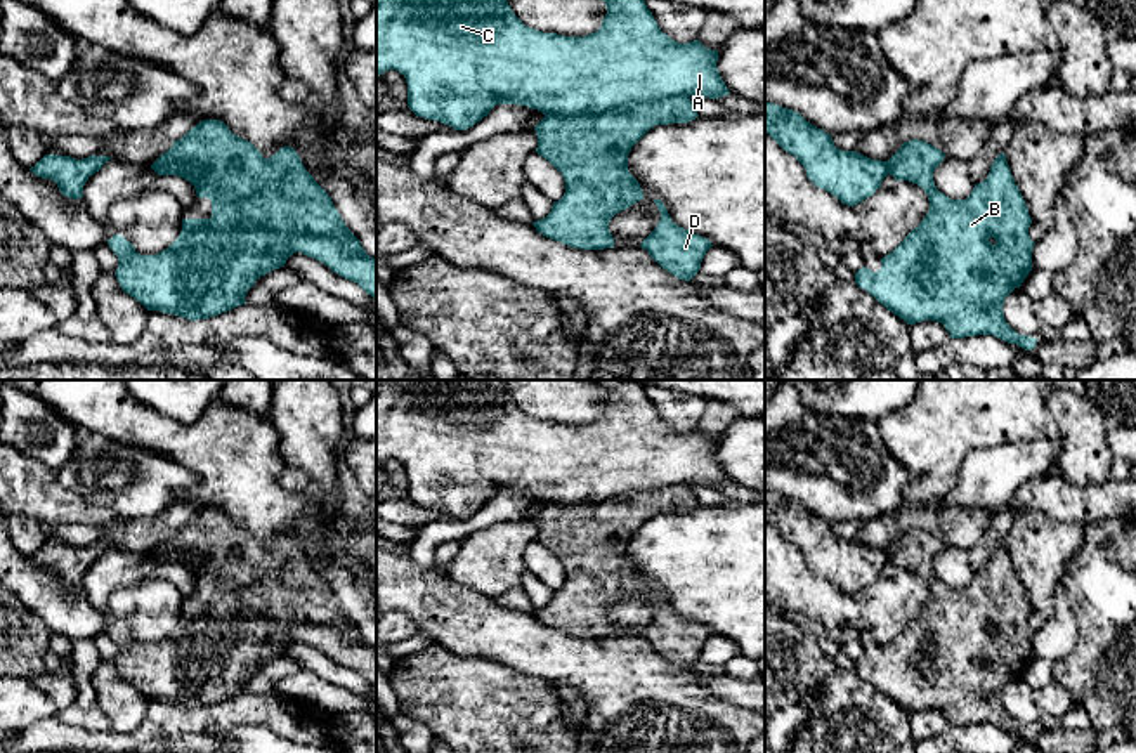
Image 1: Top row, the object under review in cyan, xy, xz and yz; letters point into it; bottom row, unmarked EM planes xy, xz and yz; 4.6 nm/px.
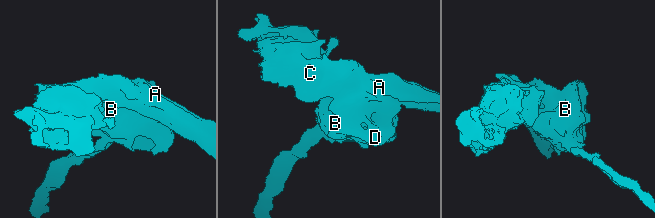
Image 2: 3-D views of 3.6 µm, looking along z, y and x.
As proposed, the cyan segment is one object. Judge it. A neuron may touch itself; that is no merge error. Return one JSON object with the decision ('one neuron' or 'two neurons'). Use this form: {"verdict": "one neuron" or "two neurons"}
{"verdict": "two neurons"}

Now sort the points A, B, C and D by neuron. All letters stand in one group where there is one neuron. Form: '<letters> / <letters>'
A C / B D

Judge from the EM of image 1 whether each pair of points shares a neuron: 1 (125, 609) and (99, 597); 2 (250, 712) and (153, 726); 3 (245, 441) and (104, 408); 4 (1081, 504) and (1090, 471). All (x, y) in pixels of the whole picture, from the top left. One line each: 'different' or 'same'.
1: different
2: same
3: same
4: different

